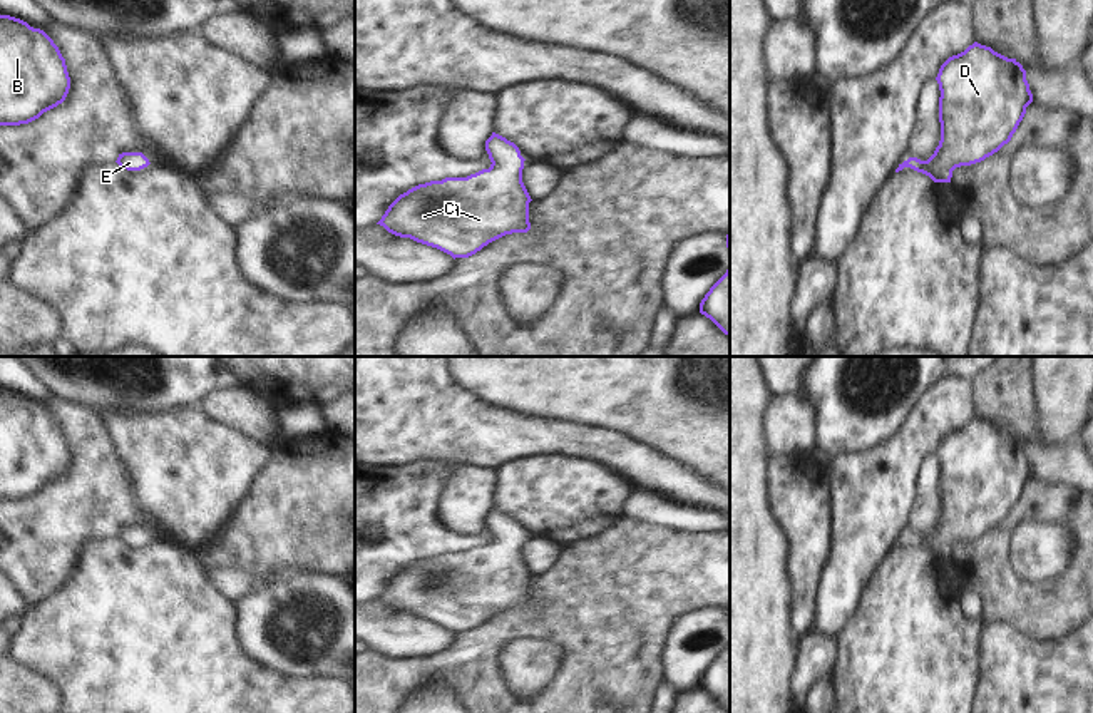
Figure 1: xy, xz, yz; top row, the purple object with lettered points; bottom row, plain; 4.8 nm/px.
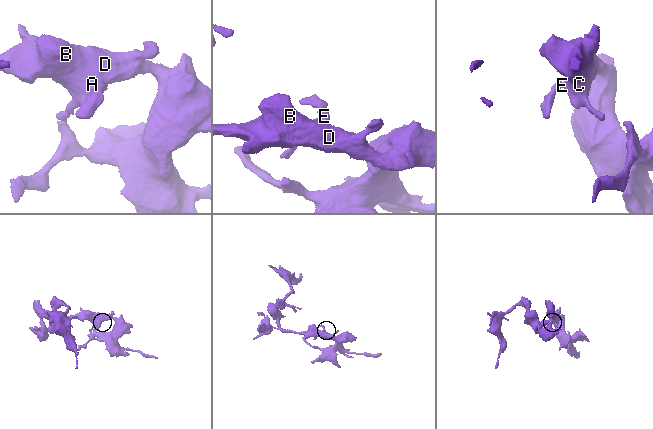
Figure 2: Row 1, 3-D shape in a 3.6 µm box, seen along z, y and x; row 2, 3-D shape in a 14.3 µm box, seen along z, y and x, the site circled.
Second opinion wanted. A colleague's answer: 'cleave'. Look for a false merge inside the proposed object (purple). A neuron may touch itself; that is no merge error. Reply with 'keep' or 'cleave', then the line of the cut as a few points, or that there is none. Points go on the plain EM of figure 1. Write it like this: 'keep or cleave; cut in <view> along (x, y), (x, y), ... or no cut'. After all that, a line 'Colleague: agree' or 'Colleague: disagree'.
keep; no cut
Colleague: disagree

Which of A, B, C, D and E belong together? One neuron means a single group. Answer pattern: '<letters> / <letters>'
A B C D E

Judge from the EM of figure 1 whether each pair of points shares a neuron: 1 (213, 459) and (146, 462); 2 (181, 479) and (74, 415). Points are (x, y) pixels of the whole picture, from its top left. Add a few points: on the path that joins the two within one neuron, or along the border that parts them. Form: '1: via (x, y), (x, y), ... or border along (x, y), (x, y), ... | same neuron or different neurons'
1: via (196, 462), (163, 462) | same neuron
2: border along (101, 415), (114, 449), (129, 472) | different neurons

